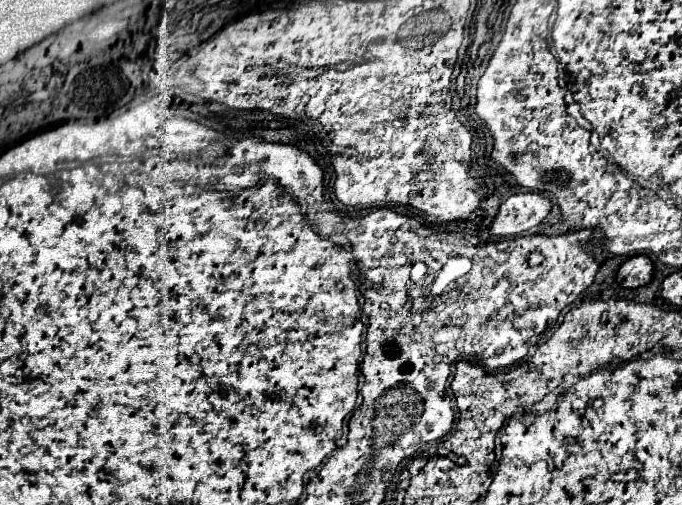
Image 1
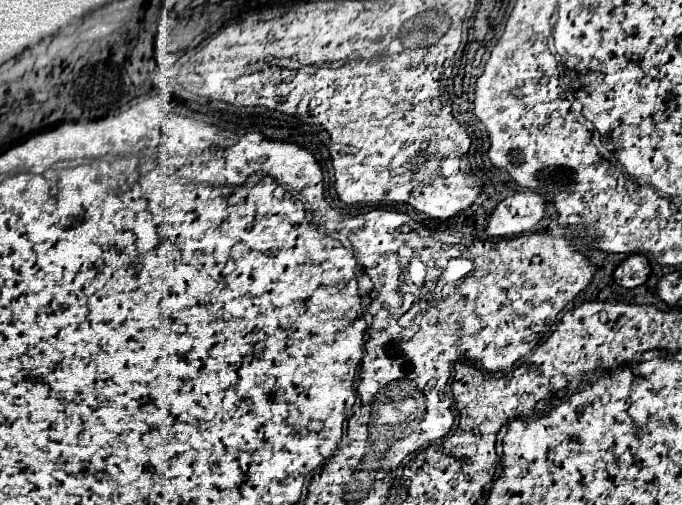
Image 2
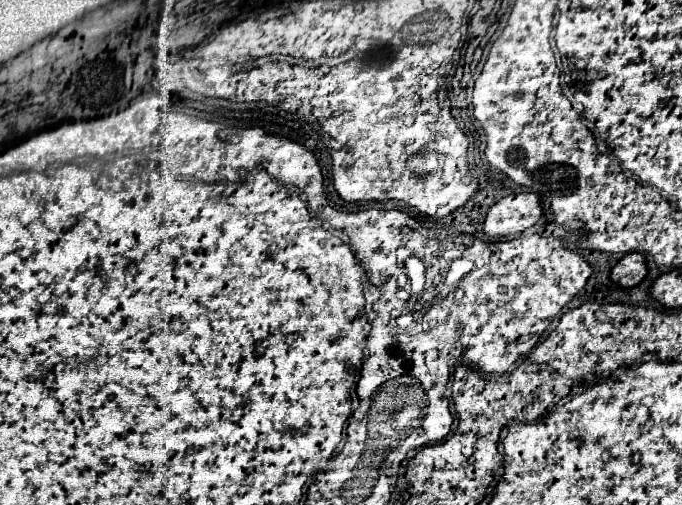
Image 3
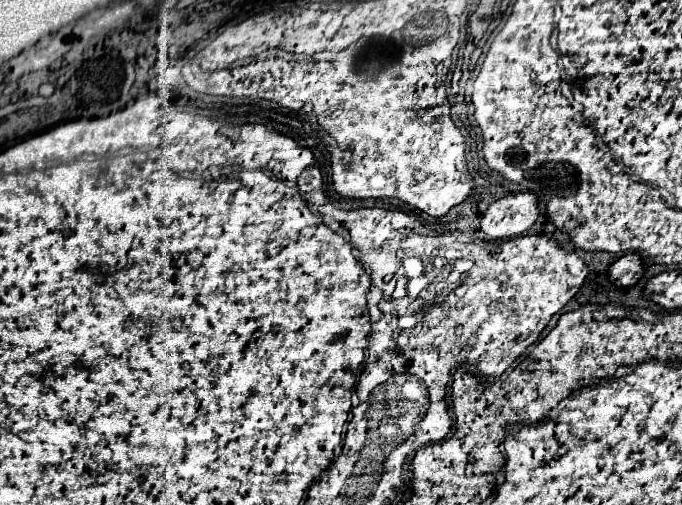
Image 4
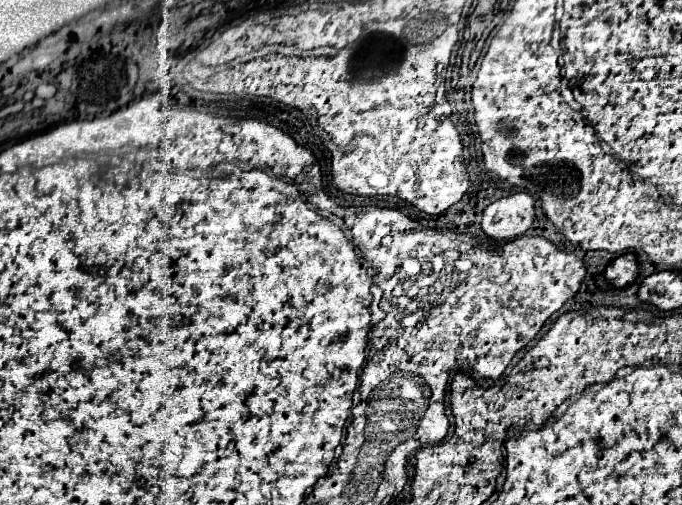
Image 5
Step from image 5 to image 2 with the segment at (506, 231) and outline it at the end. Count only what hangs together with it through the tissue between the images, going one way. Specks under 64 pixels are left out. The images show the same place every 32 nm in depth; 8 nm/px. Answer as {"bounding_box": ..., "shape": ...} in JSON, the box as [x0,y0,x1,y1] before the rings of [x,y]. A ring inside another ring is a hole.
{"bounding_box":[486,192,546,238],"shape":[[[518,192],[502,200],[492,212],[486,232],[490,236],[514,238],[546,216],[546,198],[536,192]]]}

